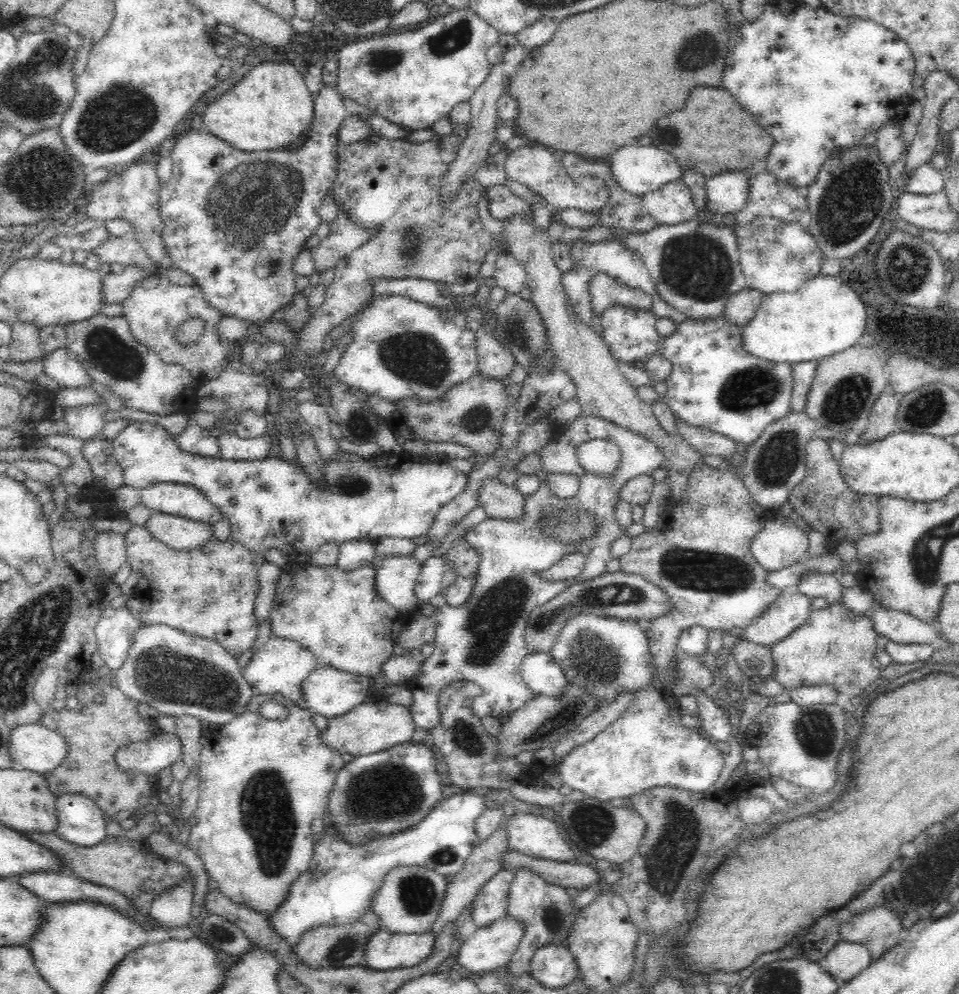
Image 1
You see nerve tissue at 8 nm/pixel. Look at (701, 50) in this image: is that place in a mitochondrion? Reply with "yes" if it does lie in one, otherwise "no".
yes

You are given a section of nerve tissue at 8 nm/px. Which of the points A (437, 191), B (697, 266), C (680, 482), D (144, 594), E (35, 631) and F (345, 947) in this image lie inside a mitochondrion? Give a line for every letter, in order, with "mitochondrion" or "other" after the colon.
A: other
B: mitochondrion
C: other
D: other
E: mitochondrion
F: mitochondrion

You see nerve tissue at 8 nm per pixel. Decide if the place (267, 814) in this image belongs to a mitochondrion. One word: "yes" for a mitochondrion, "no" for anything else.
yes

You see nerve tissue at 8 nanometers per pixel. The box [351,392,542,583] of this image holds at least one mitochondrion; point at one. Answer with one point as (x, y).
(476, 420)

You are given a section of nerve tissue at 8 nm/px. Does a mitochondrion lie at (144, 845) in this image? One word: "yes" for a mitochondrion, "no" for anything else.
no

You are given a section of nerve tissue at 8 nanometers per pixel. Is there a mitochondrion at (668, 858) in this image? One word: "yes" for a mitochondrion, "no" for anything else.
yes

